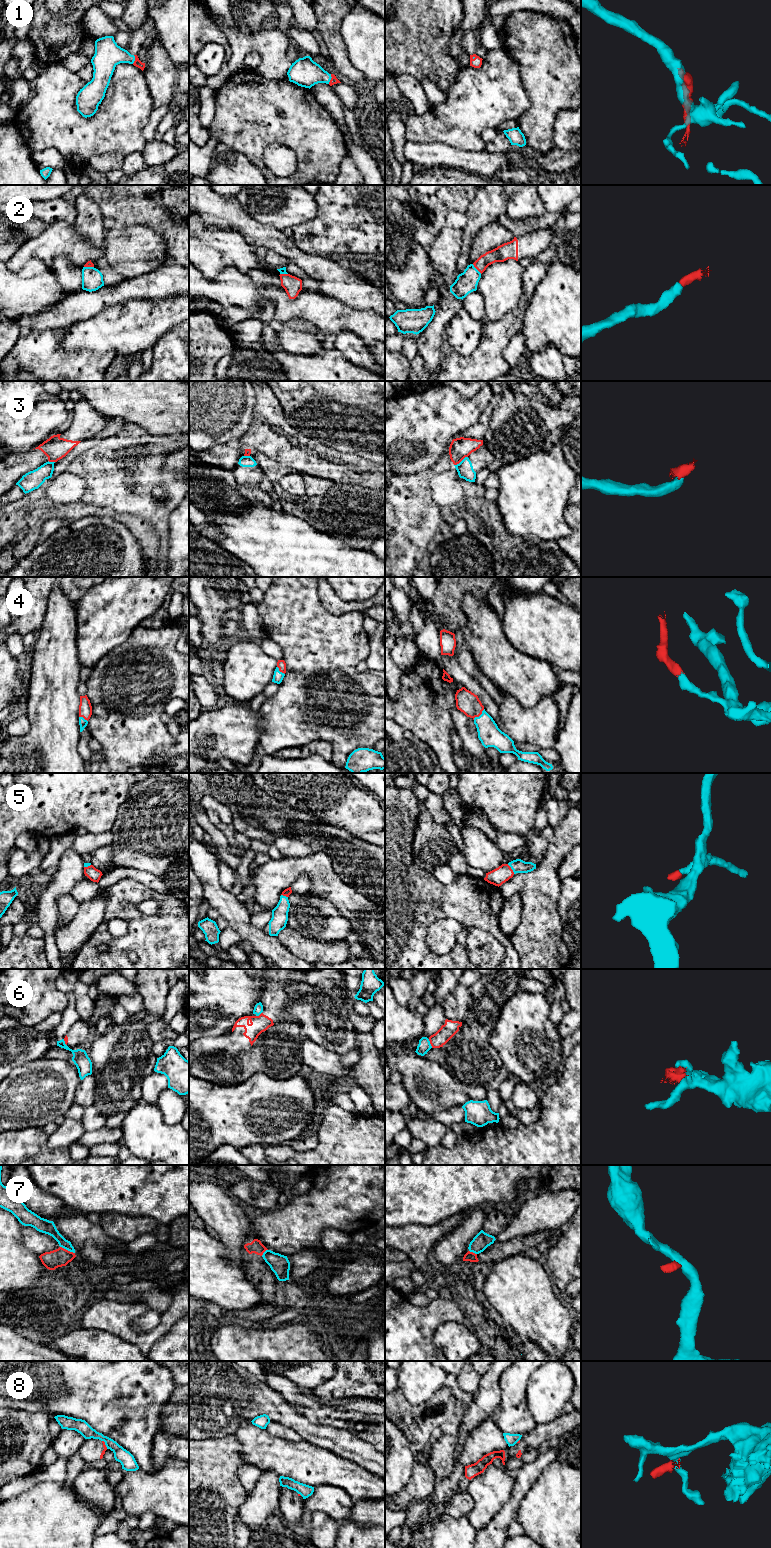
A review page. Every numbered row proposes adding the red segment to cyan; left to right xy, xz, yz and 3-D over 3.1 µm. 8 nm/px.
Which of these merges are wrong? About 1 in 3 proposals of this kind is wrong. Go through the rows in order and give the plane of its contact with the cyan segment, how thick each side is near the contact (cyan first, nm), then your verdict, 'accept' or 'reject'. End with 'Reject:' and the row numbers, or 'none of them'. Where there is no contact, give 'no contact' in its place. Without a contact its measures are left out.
1: xz | 240/60 nm | accept
2: yz | 170/130 nm | accept
3: yz | 130/160 nm | reject
4: yz | 180/180 nm | accept
5: yz | 110/140 nm | accept
6: yz | 100/120 nm | reject
7: xy | 110/150 nm | reject
8: xy | 120/30 nm | reject
Reject: 3, 6, 7, 8

